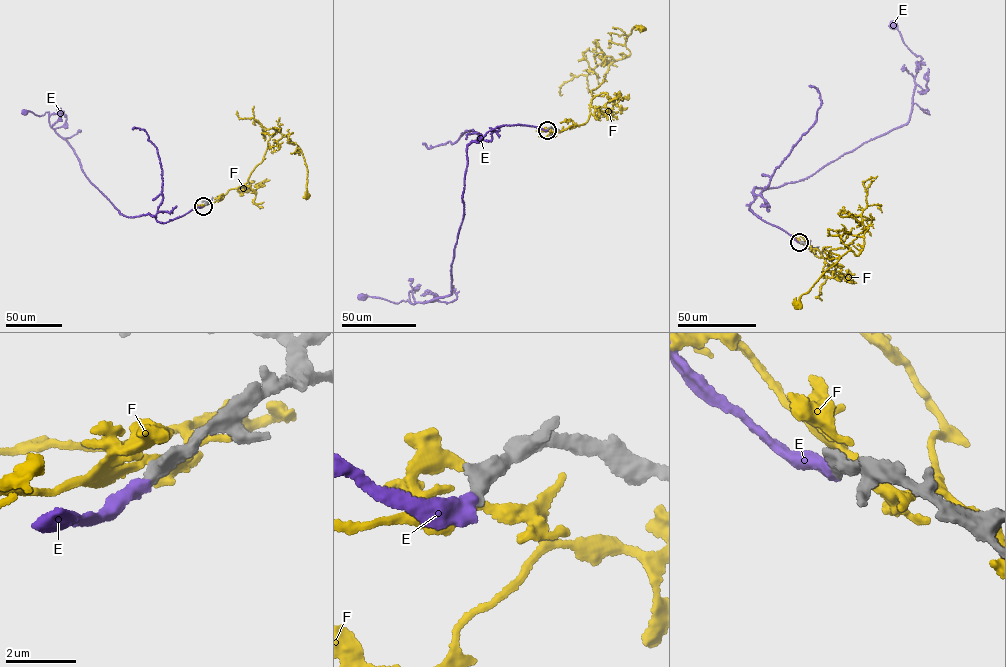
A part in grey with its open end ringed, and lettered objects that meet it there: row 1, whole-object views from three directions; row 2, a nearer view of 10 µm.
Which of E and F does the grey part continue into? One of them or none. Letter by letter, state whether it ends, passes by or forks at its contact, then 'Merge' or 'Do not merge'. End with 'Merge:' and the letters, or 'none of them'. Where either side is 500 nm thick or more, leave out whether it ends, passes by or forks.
E: It ends there. Merge
F: It passes by. Do not merge
Merge: E

